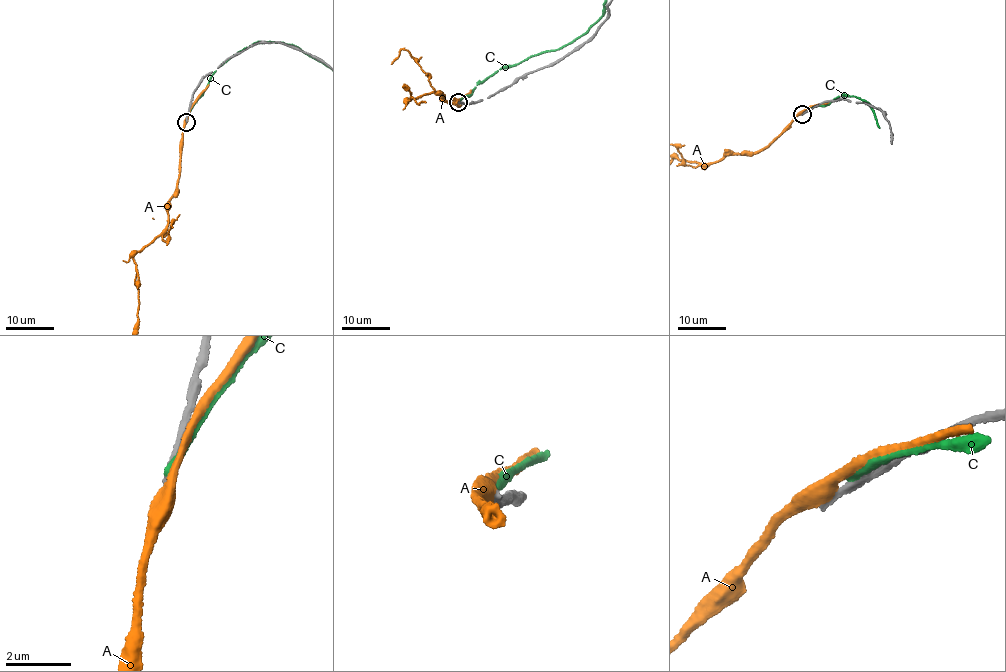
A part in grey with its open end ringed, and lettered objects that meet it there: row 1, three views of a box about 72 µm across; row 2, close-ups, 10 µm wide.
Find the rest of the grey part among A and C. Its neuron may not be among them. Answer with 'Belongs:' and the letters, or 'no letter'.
Belongs: no letter

